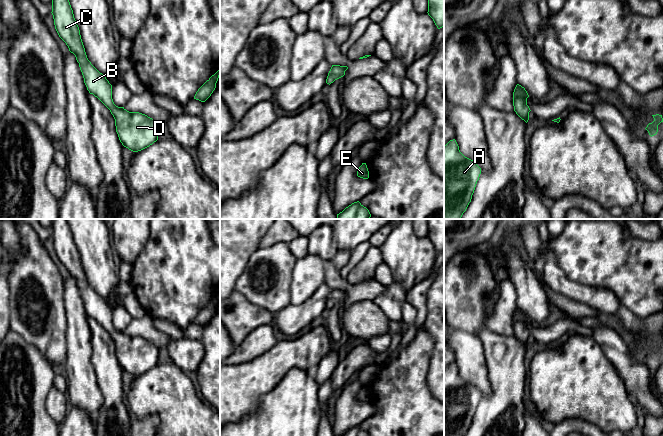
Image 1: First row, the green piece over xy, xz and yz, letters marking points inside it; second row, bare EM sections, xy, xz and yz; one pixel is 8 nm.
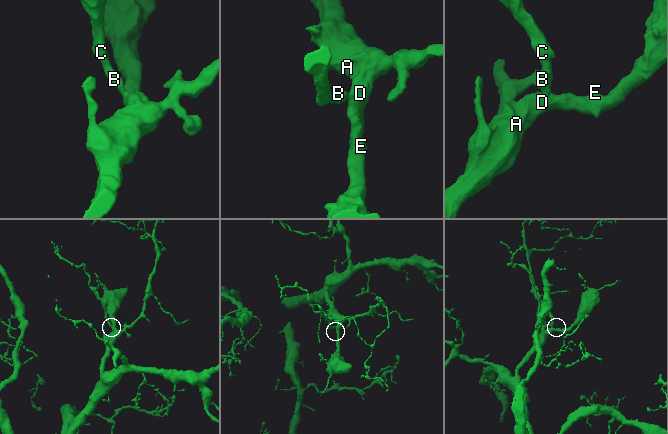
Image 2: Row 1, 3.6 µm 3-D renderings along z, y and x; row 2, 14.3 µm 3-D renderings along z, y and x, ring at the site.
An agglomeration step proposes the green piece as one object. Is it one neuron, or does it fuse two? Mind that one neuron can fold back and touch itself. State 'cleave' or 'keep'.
keep

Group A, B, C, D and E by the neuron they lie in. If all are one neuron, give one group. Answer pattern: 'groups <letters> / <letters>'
groups A B C D E

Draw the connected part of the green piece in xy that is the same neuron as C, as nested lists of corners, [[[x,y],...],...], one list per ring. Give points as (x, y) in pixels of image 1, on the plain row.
[[[54,219],[52,239],[59,261],[66,267],[79,287],[84,307],[115,343],[116,356],[122,369],[133,376],[141,375],[158,364],[159,348],[145,338],[118,331],[112,323],[112,309],[88,284],[80,254],[67,219]]]

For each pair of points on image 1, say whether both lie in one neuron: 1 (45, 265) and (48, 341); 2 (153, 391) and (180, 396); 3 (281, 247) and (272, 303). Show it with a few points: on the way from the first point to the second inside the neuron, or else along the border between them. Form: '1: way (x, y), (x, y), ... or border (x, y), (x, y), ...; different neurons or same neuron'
1: way (45, 284), (45, 292), (52, 302), (48, 322); same neuron
2: way (160, 392), (168, 392), (173, 396); same neuron
3: way (280, 261), (280, 275), (276, 289); same neuron

